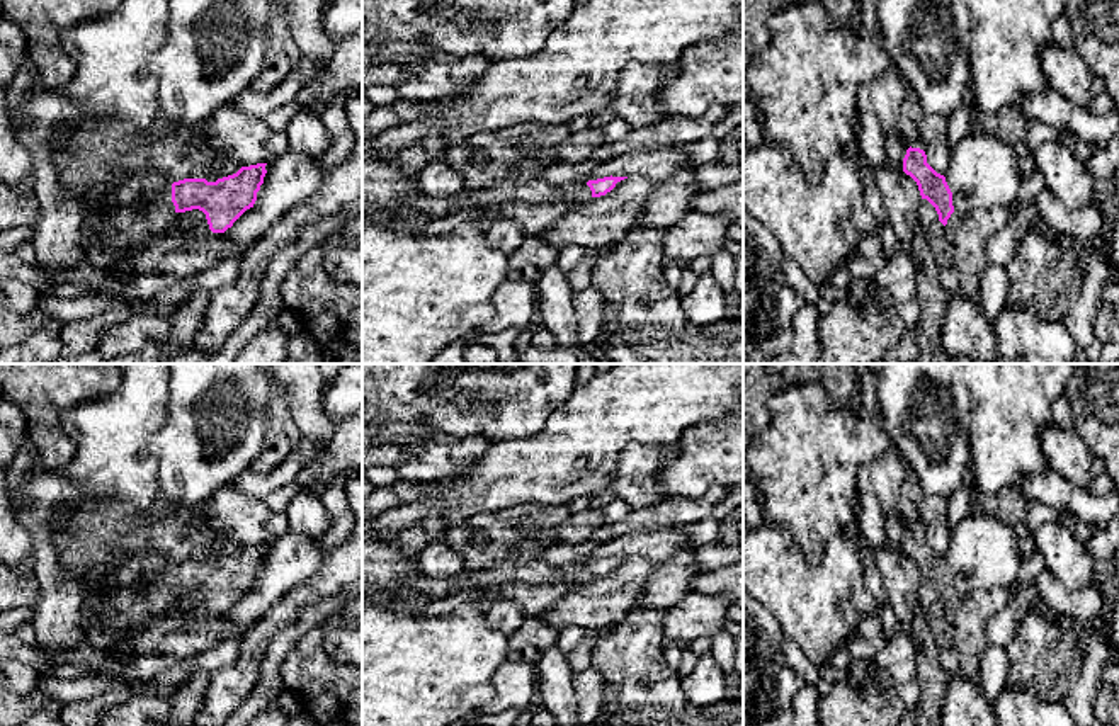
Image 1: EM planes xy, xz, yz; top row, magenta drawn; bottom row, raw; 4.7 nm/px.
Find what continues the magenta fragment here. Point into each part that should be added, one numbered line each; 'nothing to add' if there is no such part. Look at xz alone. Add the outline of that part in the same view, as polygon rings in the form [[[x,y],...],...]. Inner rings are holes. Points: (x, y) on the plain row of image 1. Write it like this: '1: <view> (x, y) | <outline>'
1: xz (534, 573) | [[[542,561],[536,563],[505,563],[495,570],[463,570],[451,578],[429,578],[422,573],[412,580],[412,587],[420,597],[432,600],[451,597],[464,590],[486,590],[507,583],[585,583],[592,578],[592,571],[585,563],[568,563],[565,566],[549,566]]]

